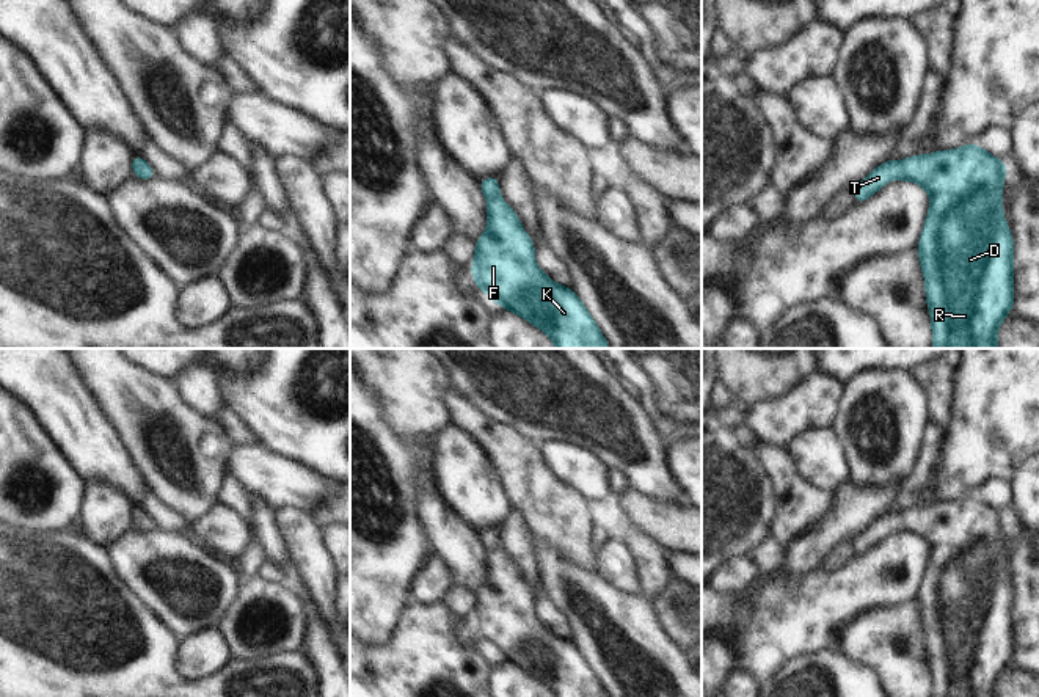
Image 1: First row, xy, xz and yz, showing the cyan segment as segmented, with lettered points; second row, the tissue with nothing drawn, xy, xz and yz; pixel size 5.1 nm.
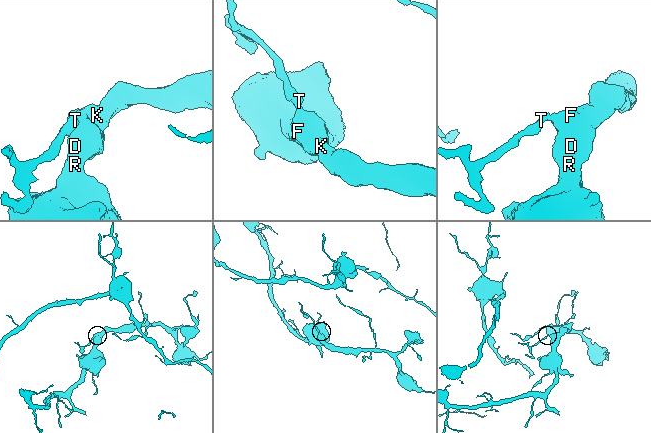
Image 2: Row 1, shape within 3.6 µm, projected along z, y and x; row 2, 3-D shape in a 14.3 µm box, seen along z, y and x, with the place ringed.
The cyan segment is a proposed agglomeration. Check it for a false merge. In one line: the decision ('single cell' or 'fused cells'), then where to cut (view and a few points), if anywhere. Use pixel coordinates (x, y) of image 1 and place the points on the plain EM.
single cell | no cut

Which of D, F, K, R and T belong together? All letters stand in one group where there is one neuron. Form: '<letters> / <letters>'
D F K R T

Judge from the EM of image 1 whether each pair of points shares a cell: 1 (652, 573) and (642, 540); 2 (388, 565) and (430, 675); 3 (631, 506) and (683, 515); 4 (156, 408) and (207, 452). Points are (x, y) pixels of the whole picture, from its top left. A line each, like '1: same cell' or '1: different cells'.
1: same cell
2: different cells
3: same cell
4: same cell

